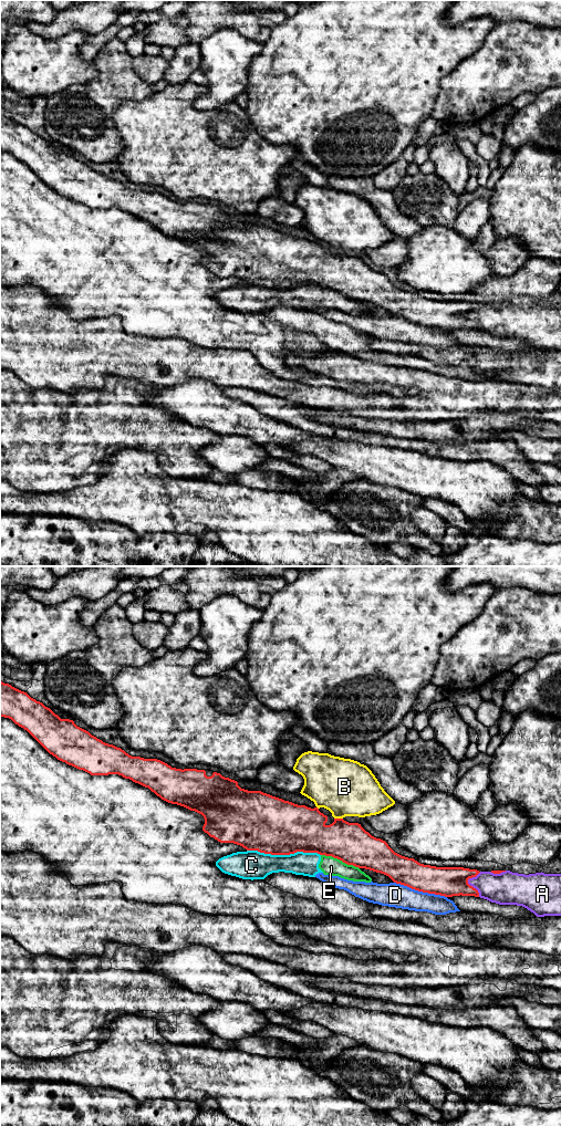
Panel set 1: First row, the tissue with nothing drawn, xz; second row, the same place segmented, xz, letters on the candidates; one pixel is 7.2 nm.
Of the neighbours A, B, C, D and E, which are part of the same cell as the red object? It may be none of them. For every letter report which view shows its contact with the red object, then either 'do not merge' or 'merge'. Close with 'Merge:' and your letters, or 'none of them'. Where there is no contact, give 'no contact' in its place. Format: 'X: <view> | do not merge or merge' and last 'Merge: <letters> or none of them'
A: xz | do not merge
B: xz | do not merge
C: xz | do not merge
D: xz | do not merge
E: xz | do not merge
Merge: none of them

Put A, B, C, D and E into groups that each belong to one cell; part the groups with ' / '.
A / B / C E / D

